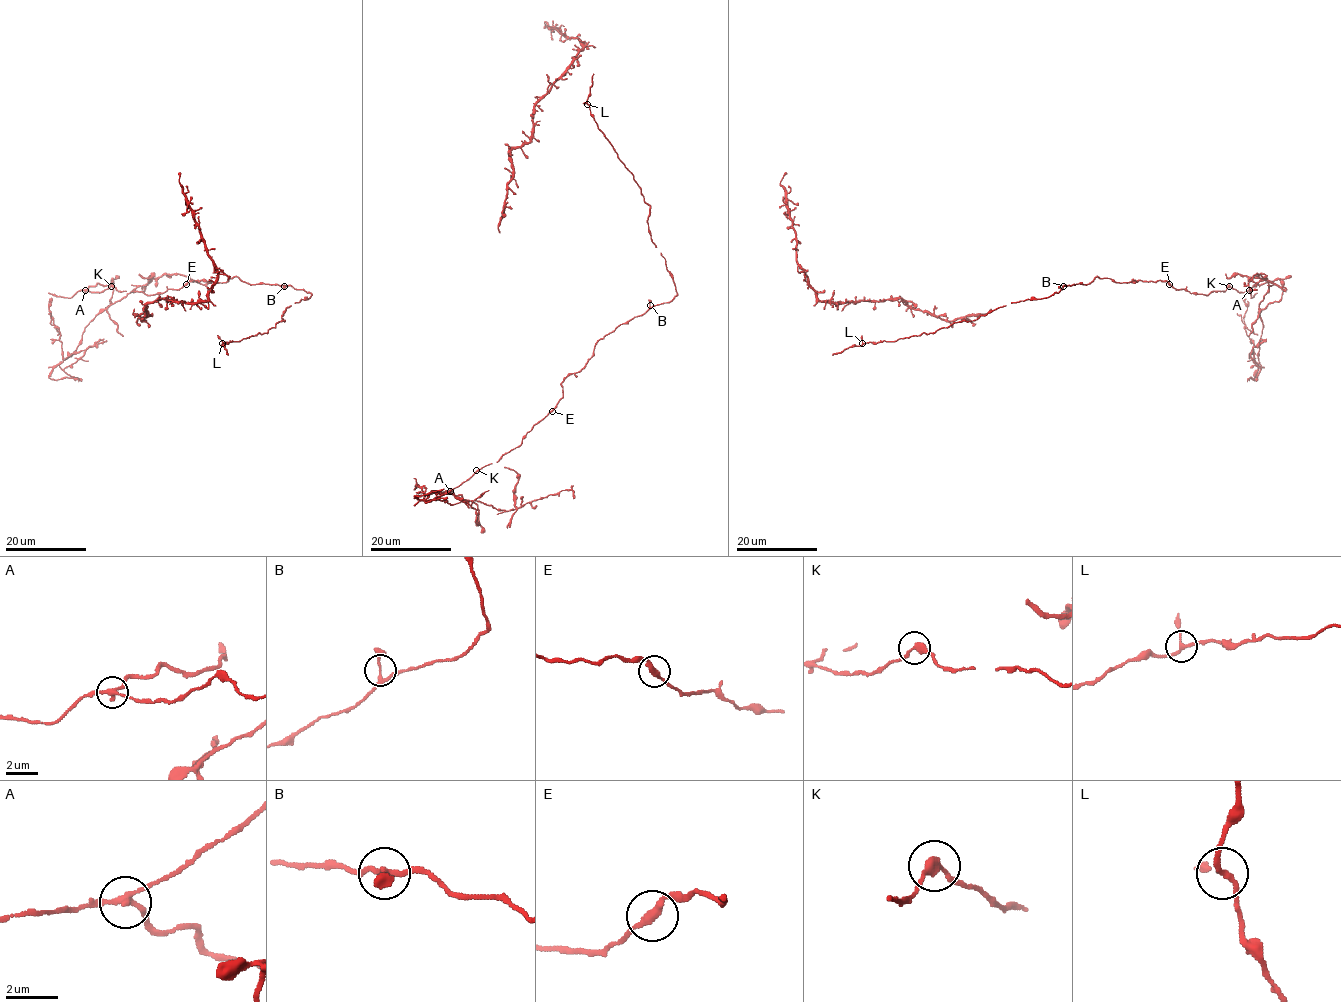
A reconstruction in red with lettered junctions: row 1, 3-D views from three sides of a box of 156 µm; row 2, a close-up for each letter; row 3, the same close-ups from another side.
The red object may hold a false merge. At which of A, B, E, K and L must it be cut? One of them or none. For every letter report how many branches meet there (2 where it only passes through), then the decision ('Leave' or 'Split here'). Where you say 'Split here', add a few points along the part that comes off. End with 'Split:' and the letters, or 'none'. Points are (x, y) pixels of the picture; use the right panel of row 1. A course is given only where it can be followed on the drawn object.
A: Branches: 3. Split here. Course of the part to remove: (1249, 290), (1278, 279), (1282, 286), (1280, 299), (1259, 310), (1257, 362), (1246, 333), (1243, 298)
B: Branches: 3. Leave
E: Branches: 2. Leave
K: Branches: 2. Leave
L: Branches: 3. Leave
Split: A

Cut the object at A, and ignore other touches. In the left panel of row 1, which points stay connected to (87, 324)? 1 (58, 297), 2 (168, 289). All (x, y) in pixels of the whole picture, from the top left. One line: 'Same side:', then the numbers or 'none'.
Same side: none

